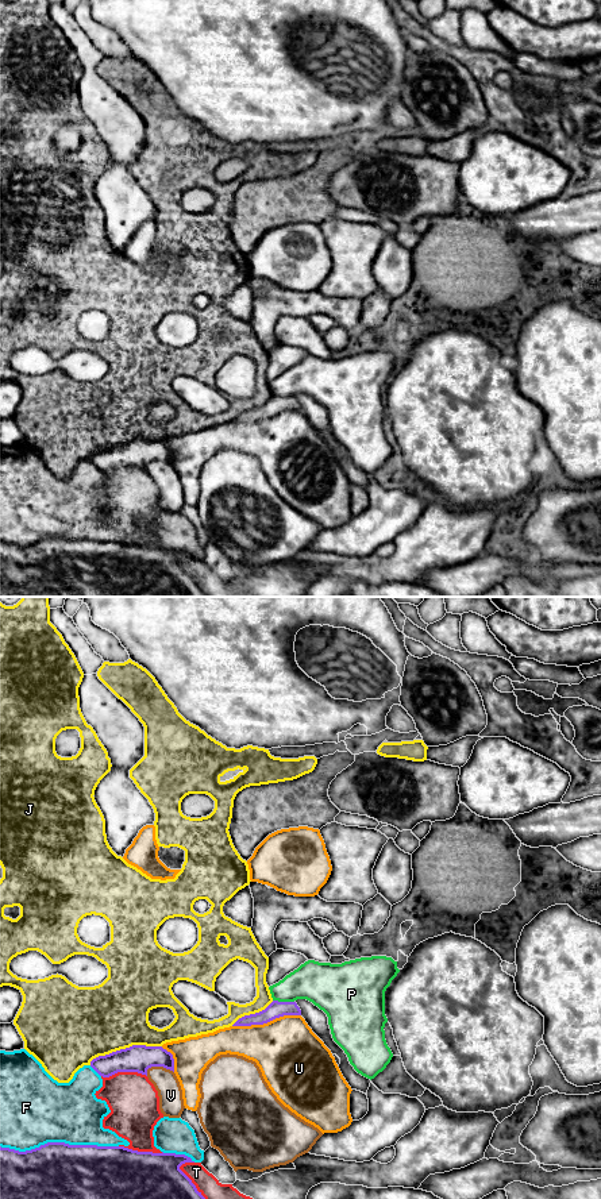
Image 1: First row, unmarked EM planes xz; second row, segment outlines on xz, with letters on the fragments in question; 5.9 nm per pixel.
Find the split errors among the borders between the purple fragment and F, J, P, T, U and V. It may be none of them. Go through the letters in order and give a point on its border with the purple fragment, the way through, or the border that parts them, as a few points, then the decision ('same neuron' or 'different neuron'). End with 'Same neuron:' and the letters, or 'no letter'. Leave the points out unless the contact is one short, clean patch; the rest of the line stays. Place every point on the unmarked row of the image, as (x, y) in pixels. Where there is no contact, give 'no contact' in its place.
F: meets purple in xz at (58, 538); different neuron
J: meets purple in xz at (126, 443); different neuron
P: meets purple in xz at (284, 397); different neuron
T: meets purple in xz at (191, 577); different neuron
U: meets purple in xz at (266, 417); different neuron
V: meets purple in xz at (160, 461); different neuron
Same neuron: no letter

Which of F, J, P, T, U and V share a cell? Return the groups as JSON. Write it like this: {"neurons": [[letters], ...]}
{"neurons": [["F"], ["J"], ["P"], ["T"], ["U"], ["V"]]}

